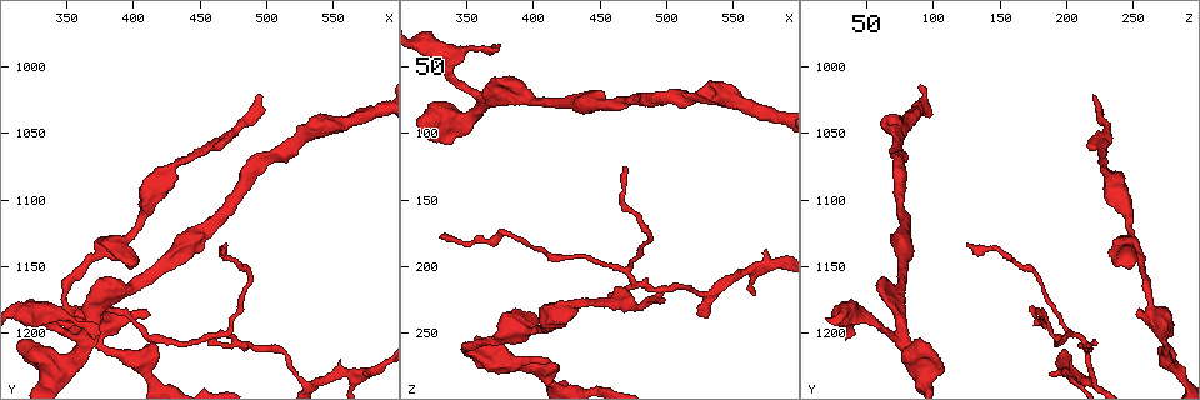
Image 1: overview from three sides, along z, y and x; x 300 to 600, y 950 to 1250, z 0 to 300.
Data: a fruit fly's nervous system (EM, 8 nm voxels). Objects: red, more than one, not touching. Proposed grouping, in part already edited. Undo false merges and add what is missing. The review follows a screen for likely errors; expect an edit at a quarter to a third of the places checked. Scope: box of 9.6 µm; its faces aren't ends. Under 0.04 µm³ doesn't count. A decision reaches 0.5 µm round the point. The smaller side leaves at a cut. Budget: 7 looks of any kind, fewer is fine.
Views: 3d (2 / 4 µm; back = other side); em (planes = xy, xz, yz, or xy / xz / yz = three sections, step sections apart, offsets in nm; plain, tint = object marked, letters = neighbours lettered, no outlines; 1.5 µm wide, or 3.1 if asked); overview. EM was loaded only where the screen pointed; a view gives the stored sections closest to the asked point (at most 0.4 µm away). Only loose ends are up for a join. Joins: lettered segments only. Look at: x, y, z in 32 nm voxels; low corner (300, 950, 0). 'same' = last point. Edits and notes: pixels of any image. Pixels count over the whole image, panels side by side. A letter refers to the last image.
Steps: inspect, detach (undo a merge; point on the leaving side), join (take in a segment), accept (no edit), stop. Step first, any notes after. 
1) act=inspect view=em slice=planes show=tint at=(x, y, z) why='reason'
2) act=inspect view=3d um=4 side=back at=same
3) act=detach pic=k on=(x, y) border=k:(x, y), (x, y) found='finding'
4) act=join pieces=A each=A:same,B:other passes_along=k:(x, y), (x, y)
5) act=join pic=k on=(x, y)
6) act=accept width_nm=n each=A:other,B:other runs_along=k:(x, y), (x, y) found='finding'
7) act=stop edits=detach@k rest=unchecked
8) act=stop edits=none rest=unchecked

act=inspect view=3d um=2 at=(570, 1228, 198) why='three arms meet'

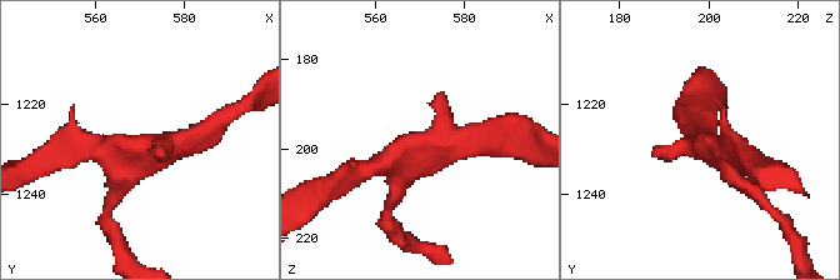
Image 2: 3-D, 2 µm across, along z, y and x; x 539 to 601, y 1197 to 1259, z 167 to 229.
act=inspect view=em slice=xz step=4 show=letters at=(572, 1229, 199) arms=3 why='shape alone is not enough'

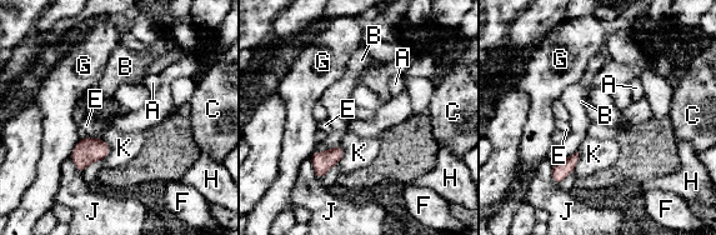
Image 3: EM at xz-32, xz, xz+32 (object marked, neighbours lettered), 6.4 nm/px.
act=inspect view=em slice=yz step=8 show=letters at=same why='cut it another way'

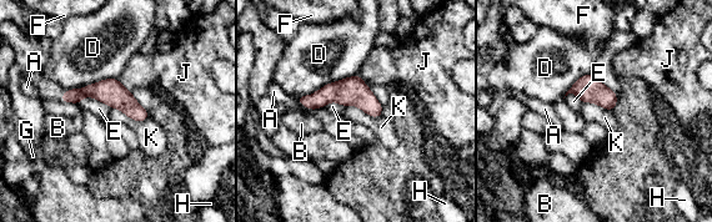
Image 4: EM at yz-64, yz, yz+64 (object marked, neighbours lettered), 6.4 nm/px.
act=accept width_nm=170 each=A:other,B:other,D:other,E:other,F:other,G:other,H:other,J:other,K:other runs_along=4:(64, 99), (110, 91), (145, 115) found='continuous, no second neuron'

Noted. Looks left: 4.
act=inspect view=em slice=planes show=letters at=(516, 1224, 220) why='abrupt turn'

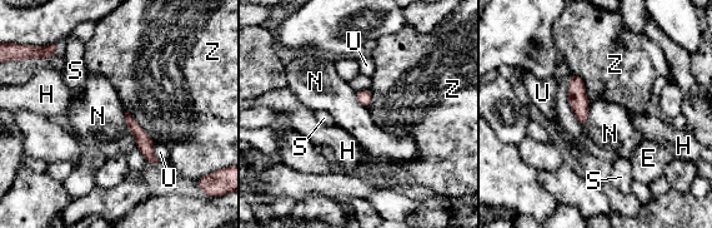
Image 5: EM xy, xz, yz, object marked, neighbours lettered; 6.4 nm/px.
act=accept each=E:other,H:other,N:other,S:other,U:other,Z:other border=5:(125, 110), (125, 125), (136, 145) found='continuous, no second neuron'

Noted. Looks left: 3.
act=inspect view=em slice=planes show=letters at=(468, 1132, 124) why='free end'

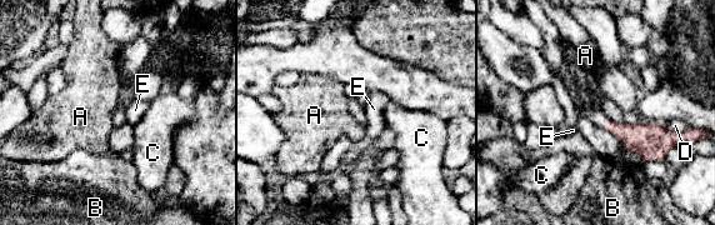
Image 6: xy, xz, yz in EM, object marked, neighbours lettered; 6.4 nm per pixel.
act=accept each=A:other,B:other,C:other,D:other,E:other border=6:(606, 116), (614, 121), (623, 123) found='none of them fits'

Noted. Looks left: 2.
act=stop edits=none rest=unchecked

